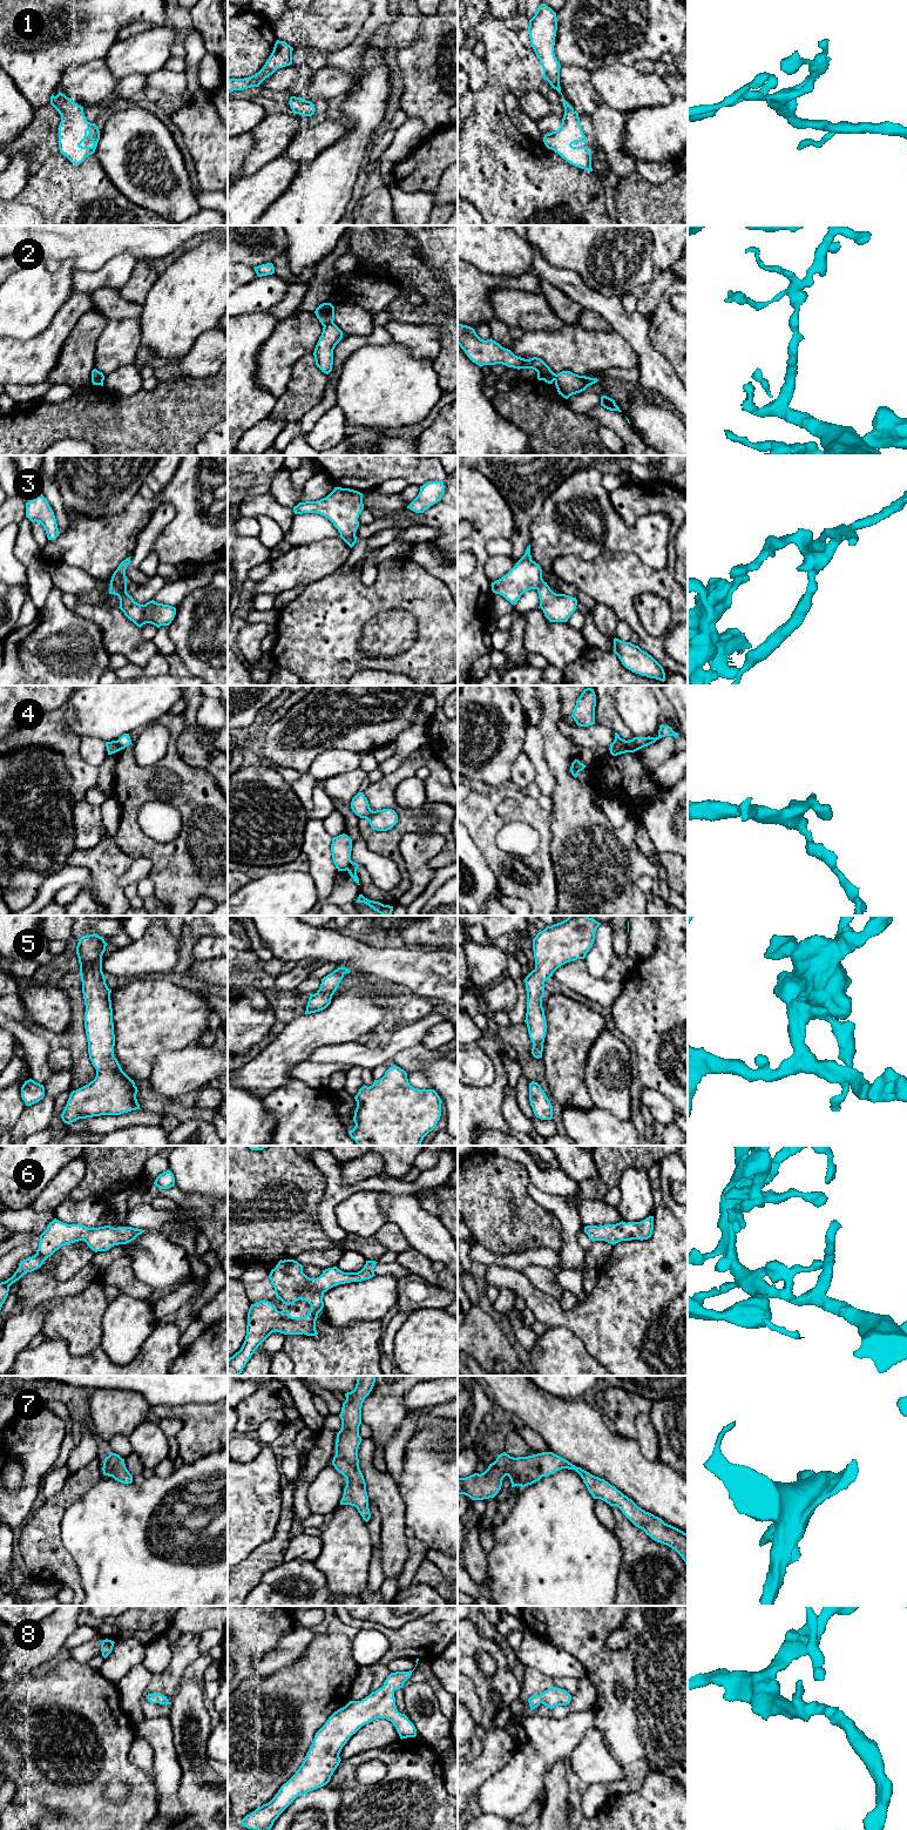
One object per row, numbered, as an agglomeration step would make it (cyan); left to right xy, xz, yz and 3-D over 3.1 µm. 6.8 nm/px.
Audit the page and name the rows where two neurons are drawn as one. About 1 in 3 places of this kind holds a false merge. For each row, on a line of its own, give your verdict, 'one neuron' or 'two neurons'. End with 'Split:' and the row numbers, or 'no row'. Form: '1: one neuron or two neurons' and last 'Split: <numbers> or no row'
1: one neuron
2: two neurons
3: two neurons
4: two neurons
5: one neuron
6: one neuron
7: one neuron
8: one neuron
Split: 2, 3, 4

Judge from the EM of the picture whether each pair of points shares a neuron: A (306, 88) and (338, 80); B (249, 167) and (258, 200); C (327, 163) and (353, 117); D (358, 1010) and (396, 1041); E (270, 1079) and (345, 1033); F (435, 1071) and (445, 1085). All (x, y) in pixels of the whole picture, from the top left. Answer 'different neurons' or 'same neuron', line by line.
A: same neuron
B: different neurons
C: same neuron
D: different neurons
E: same neuron
F: same neuron

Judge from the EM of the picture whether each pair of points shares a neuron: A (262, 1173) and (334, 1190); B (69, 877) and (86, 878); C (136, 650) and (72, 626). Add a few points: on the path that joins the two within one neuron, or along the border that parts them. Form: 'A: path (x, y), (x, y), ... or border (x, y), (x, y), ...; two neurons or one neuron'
A: border (313, 1163), (325, 1180), (318, 1215); two neurons
B: path (73, 877), (82, 877); one neuron
C: border (85, 618), (100, 629), (103, 647), (110, 654); two neurons

